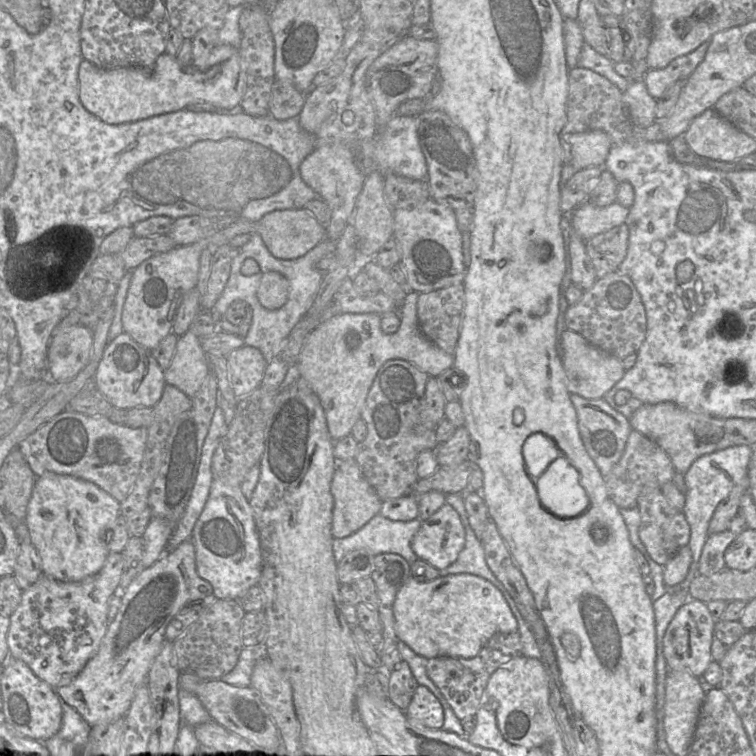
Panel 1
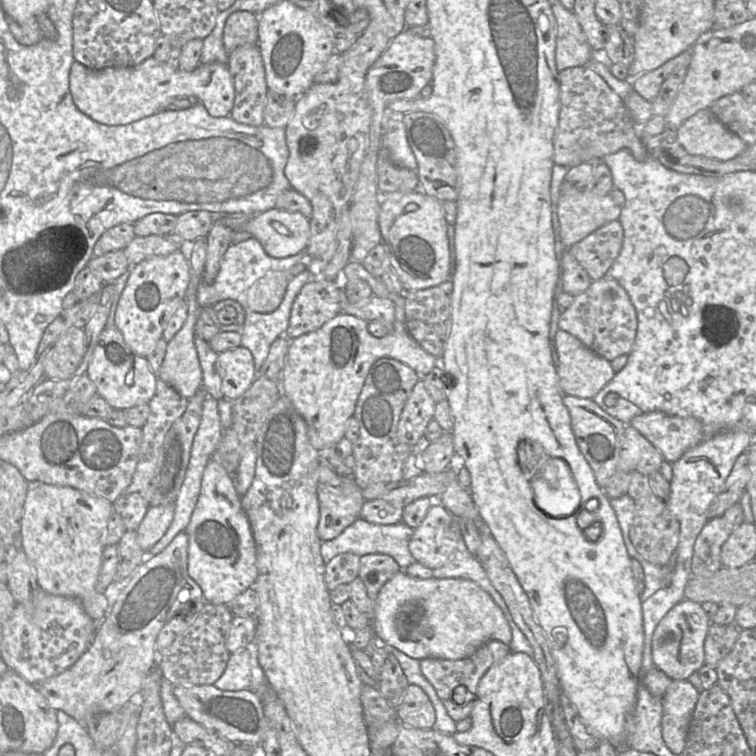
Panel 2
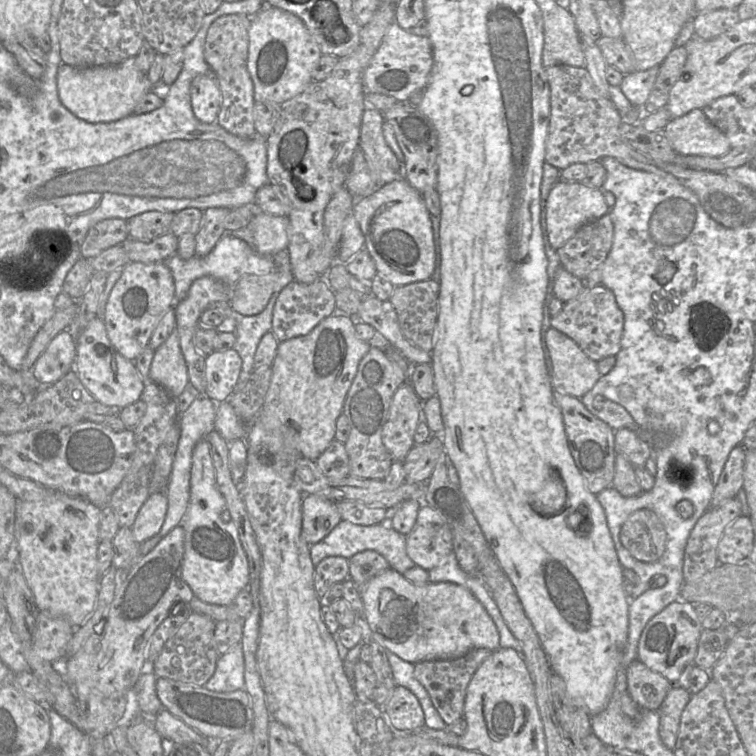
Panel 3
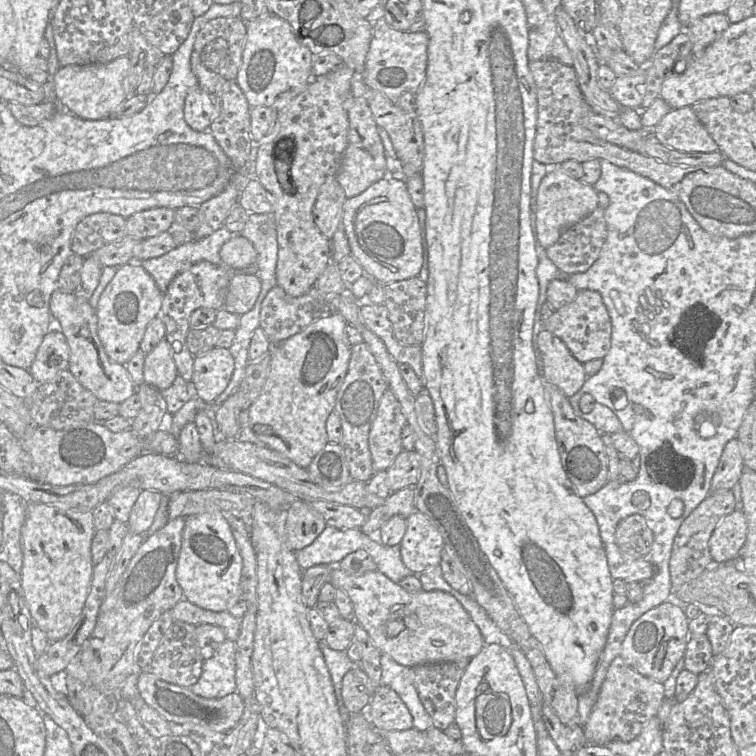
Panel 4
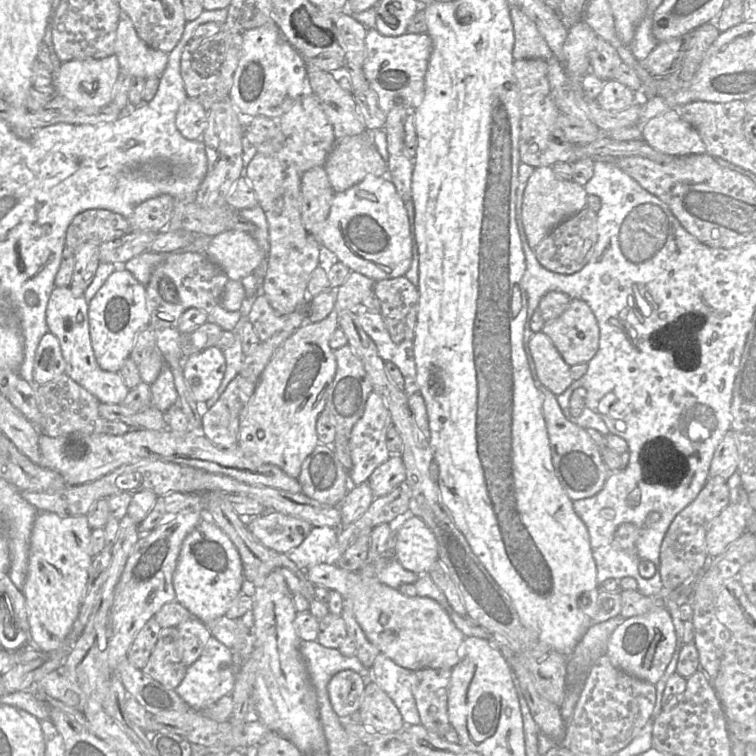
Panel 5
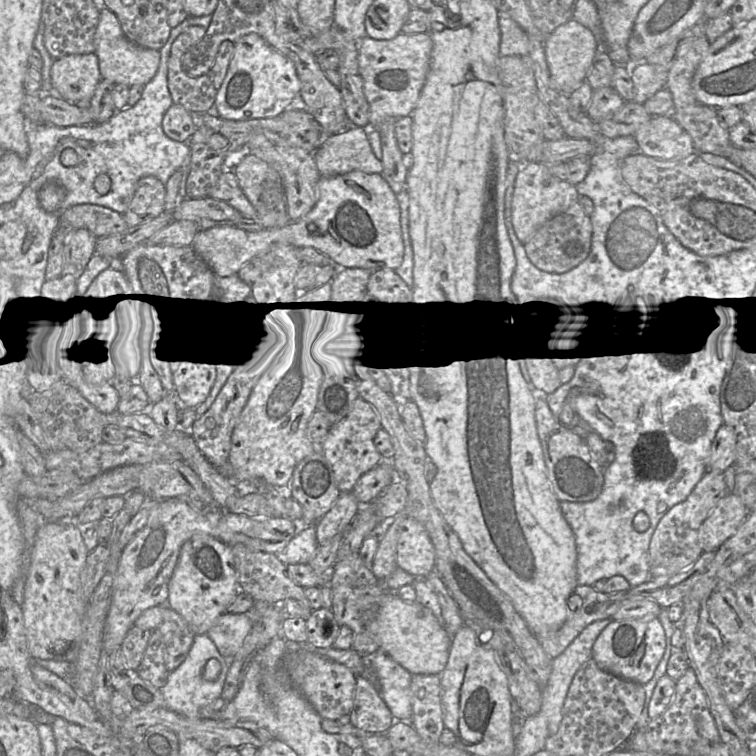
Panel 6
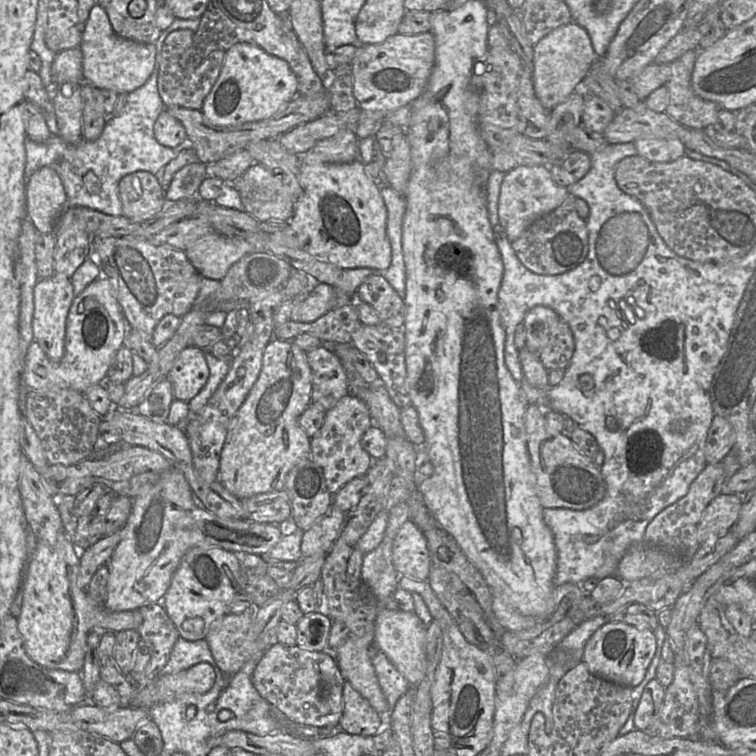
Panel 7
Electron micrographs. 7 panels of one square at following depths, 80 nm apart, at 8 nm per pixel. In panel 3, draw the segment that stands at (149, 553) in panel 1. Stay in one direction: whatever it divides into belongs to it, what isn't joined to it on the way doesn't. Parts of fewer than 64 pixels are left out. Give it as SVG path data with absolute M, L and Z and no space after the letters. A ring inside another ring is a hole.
M165 492L152 493L140 508L130 528L137 543L142 543L160 532L168 509L166 497Z

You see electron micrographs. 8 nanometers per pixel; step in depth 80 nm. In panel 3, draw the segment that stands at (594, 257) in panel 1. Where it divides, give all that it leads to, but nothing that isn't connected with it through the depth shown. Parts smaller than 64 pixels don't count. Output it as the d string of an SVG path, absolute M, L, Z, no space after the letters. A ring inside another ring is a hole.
M610 215L583 225L557 249L561 267L584 280L606 260L614 238Z

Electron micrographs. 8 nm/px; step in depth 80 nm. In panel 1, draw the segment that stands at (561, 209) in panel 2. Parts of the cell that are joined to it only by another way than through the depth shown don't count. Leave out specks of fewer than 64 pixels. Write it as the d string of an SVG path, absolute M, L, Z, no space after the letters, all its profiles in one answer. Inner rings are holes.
M585 202L569 214L570 222L577 234L588 240L597 234L625 224L629 208L614 202L605 207Z

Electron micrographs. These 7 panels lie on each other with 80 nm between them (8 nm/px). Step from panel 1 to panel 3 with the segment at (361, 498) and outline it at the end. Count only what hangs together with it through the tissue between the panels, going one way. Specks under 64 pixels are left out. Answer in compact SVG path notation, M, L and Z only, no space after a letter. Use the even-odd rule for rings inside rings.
M319 495L304 496L301 536L307 544L323 540L341 521L335 502Z

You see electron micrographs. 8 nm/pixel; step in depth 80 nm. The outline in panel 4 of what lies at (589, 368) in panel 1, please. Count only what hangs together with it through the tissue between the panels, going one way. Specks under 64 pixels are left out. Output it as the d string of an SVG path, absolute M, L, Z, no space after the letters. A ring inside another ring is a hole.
M543 330L537 337L537 349L543 360L545 380L568 398L579 392L587 376L583 364L572 355L565 343L551 332Z

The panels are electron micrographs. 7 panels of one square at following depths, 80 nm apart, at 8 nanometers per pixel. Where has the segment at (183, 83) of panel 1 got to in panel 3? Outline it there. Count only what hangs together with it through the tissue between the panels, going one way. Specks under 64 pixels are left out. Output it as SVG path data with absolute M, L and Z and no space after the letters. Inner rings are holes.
M135 57L119 64L74 67L61 64L57 74L57 89L61 103L76 117L88 123L109 123L134 114L139 100L155 88L147 74L137 67ZM204 74L191 87L191 106L195 117L206 124L216 123L221 108L222 94L217 77Z

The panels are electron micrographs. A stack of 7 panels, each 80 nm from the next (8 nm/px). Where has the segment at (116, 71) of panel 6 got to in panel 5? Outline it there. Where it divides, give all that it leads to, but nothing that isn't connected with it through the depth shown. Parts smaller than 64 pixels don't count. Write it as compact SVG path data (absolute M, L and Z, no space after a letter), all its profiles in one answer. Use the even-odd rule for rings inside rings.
M122 12L114 55L118 58L121 74L134 79L160 77L168 61L168 53L152 48L141 40L132 21Z

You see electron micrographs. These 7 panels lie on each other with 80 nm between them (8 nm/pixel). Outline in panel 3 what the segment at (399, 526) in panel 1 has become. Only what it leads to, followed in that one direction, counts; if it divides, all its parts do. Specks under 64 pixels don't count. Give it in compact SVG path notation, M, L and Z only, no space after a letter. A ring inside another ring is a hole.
M341 521L323 540L310 546L310 556L312 563L317 565L328 557L349 559L355 554L367 550L382 555L389 563L390 569L403 575L415 565L406 552L406 535L397 532L388 524L361 526Z

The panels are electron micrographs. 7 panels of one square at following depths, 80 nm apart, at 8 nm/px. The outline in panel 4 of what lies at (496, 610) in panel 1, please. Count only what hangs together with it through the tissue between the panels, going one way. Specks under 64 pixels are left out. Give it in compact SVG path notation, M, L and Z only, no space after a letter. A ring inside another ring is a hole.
M339 565L332 569L329 584L344 591L351 600L354 617L369 635L373 644L397 663L415 668L424 664L458 662L476 656L486 644L481 632L459 600L443 591L410 593L379 571L350 575Z

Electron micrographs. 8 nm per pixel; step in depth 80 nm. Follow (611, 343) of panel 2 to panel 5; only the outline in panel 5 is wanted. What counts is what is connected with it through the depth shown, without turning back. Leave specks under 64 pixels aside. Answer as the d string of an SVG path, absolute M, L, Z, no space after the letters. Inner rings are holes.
M572 299L567 309L557 318L547 321L540 330L546 334L570 366L588 363L599 348L599 326L589 305L580 299Z

